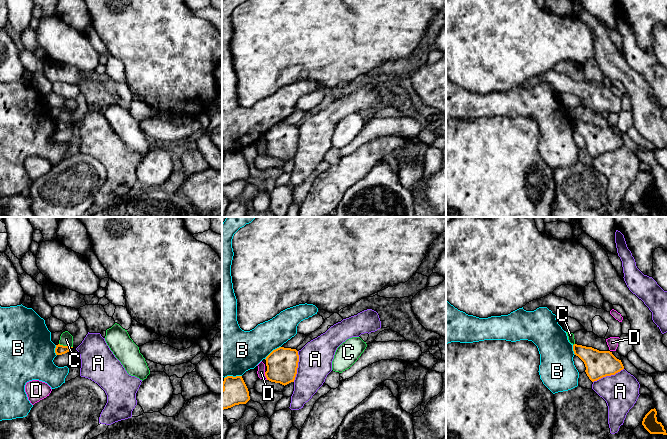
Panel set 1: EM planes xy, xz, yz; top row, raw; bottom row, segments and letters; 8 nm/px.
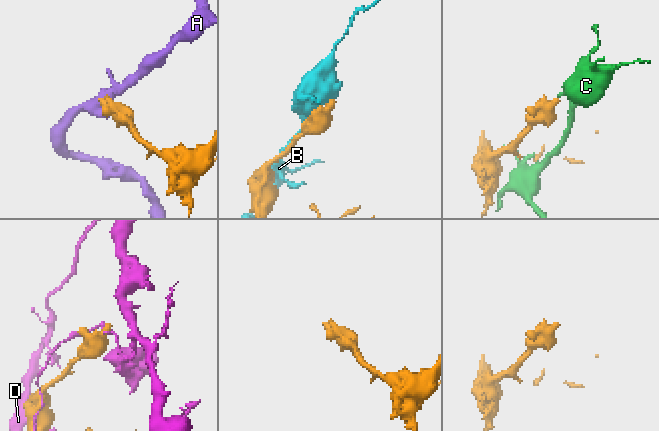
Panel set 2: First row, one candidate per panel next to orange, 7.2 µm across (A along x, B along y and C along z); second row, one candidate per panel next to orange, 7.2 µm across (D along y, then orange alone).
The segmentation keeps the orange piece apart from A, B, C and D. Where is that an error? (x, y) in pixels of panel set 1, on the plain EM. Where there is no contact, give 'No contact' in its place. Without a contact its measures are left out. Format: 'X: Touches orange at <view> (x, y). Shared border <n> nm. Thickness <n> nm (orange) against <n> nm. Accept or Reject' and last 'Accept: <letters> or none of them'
A: Touches orange at xz (297, 142). Shared border 260 nm. Thickness 260 nm (orange) against 280 nm. Reject
B: Touches orange at xz (272, 127). Shared border 170 nm. Thickness 260 nm (orange) against 320 nm. Reject
C: Touches orange at xy (66, 122). Shared border 120 nm. Thickness 80 nm (orange) against 110 nm. Reject
D: Touches orange at xz (265, 151). Shared border 70 nm. Thickness 260 nm (orange) against 60 nm. Reject
Accept: none of them

